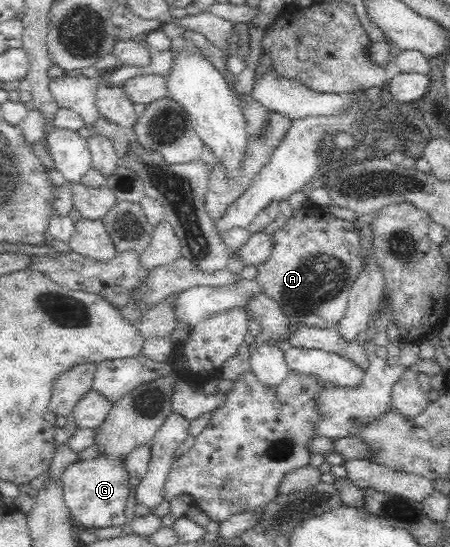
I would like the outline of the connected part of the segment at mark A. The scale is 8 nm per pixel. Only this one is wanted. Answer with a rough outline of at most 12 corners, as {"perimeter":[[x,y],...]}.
{"perimeter":[[311,201],[273,233],[256,280],[334,327],[363,260],[353,222]]}

